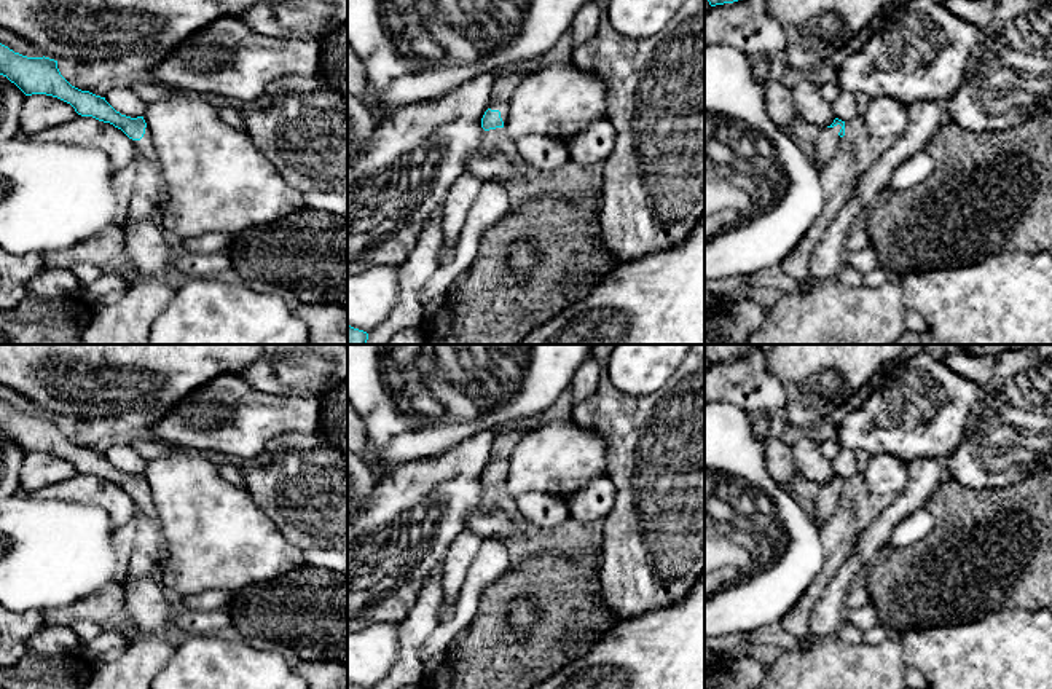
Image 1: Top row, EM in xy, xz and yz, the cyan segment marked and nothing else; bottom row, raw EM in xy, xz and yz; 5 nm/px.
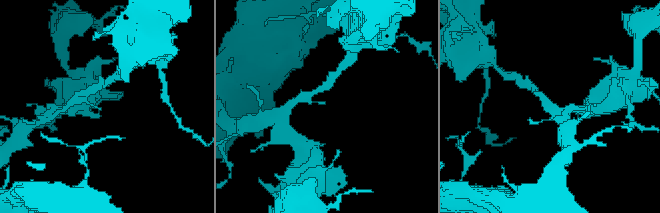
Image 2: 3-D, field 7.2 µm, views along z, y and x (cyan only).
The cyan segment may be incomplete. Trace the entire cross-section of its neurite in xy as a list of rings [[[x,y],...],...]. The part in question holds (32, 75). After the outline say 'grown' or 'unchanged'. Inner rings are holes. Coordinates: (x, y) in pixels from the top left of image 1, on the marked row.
[[[0,43],[0,75],[14,83],[26,96],[46,94],[70,104],[81,116],[92,116],[121,129],[129,139],[140,140],[147,123],[116,112],[105,97],[72,86],[59,72],[57,61],[27,57]]] | unchanged

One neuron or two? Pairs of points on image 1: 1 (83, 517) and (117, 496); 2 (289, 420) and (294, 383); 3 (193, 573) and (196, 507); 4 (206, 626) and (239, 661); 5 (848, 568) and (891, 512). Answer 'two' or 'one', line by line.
1: two
2: two
3: one
4: two
5: one

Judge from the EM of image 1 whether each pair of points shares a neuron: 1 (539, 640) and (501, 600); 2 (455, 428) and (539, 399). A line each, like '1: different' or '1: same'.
1: same
2: same

